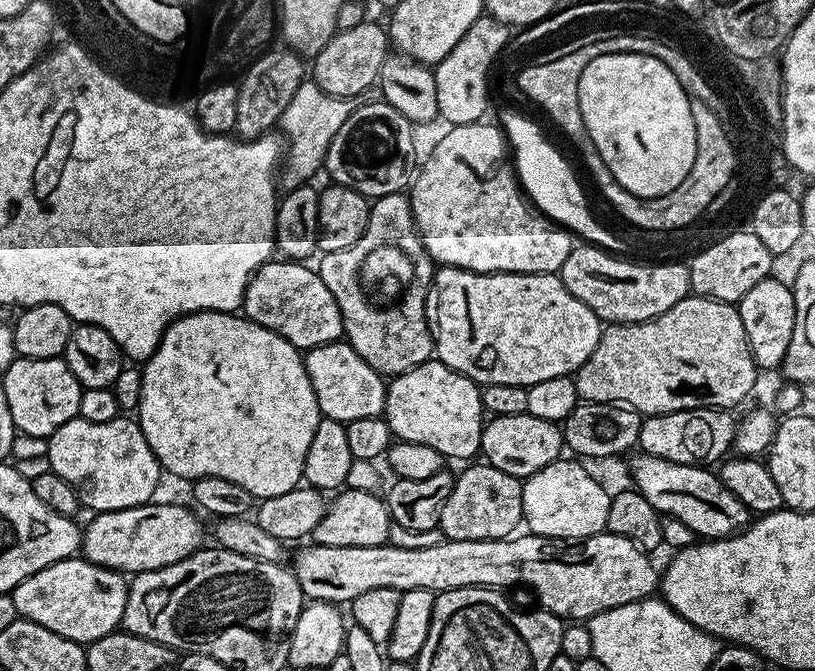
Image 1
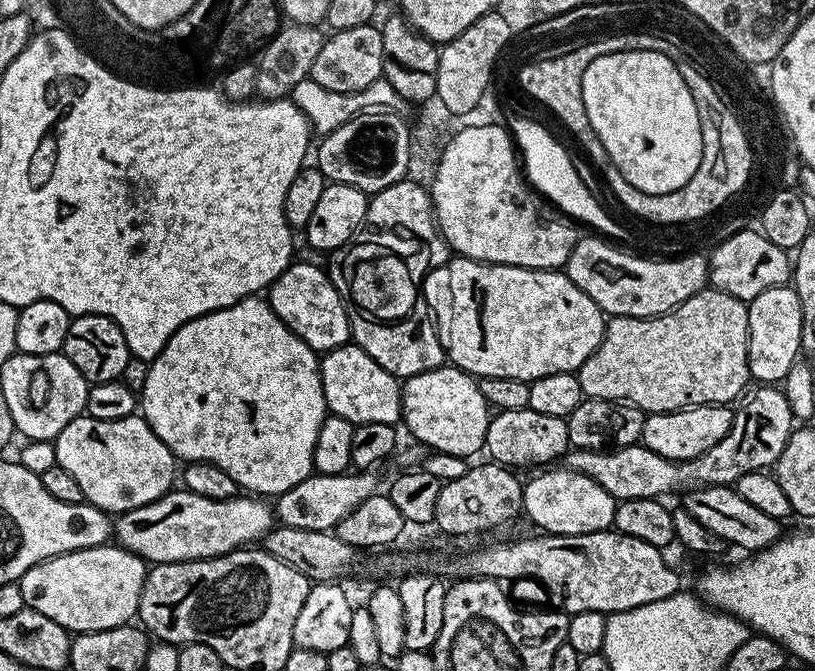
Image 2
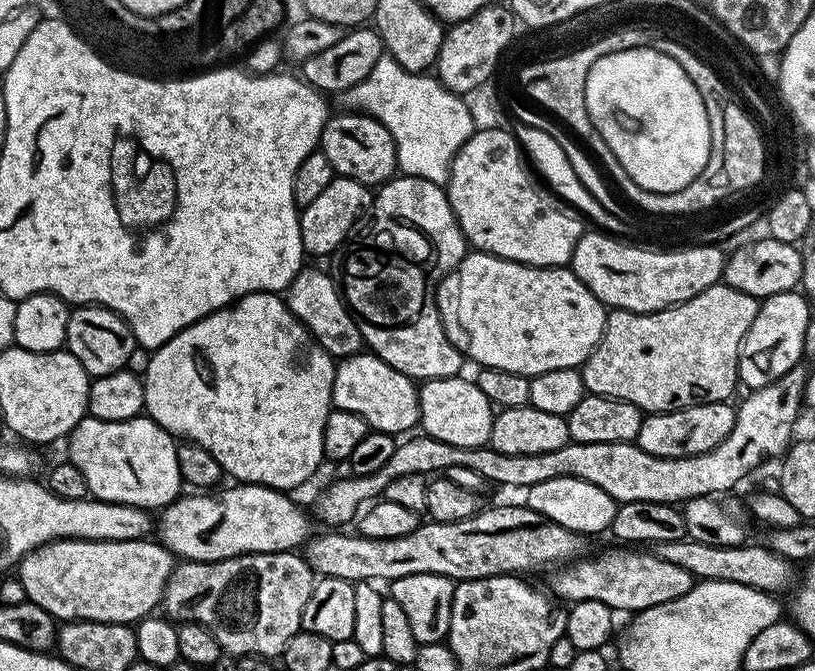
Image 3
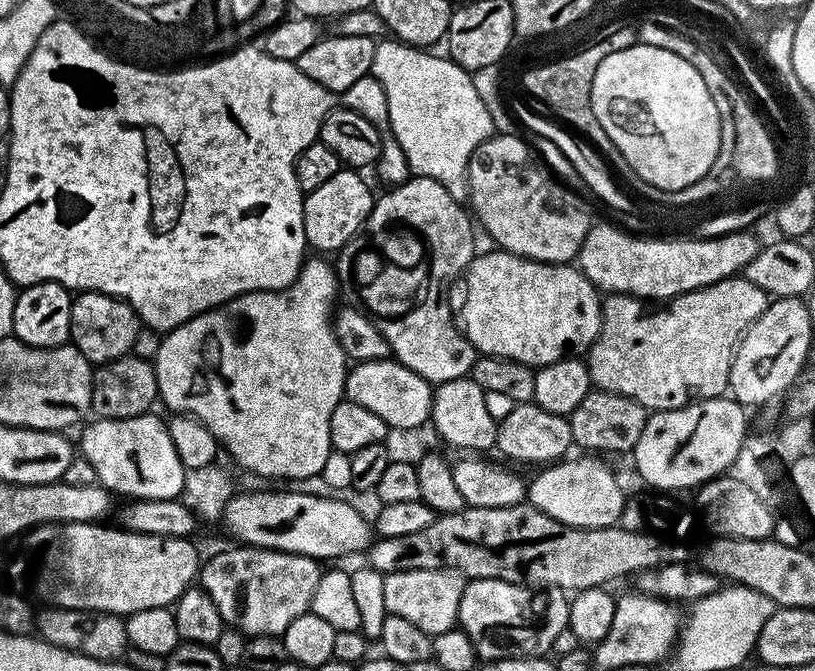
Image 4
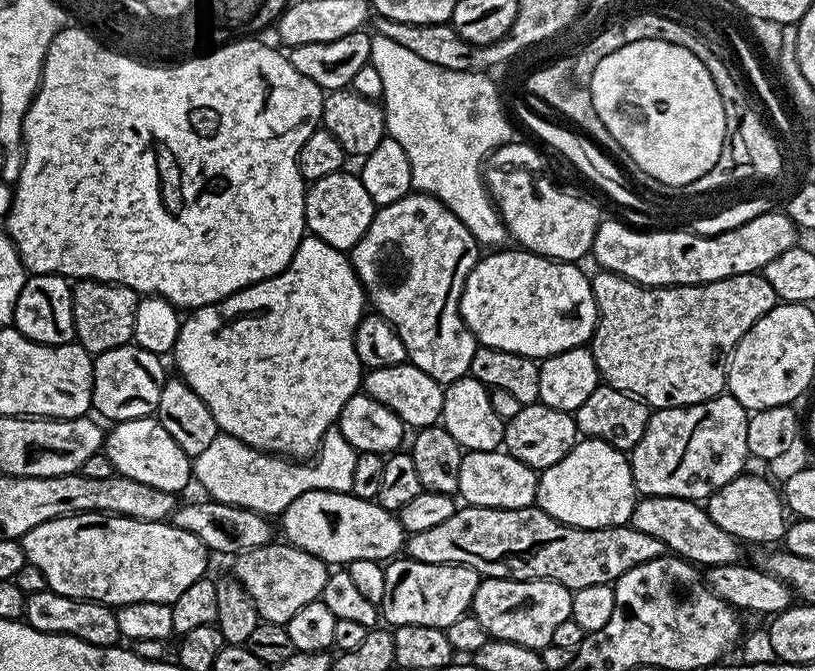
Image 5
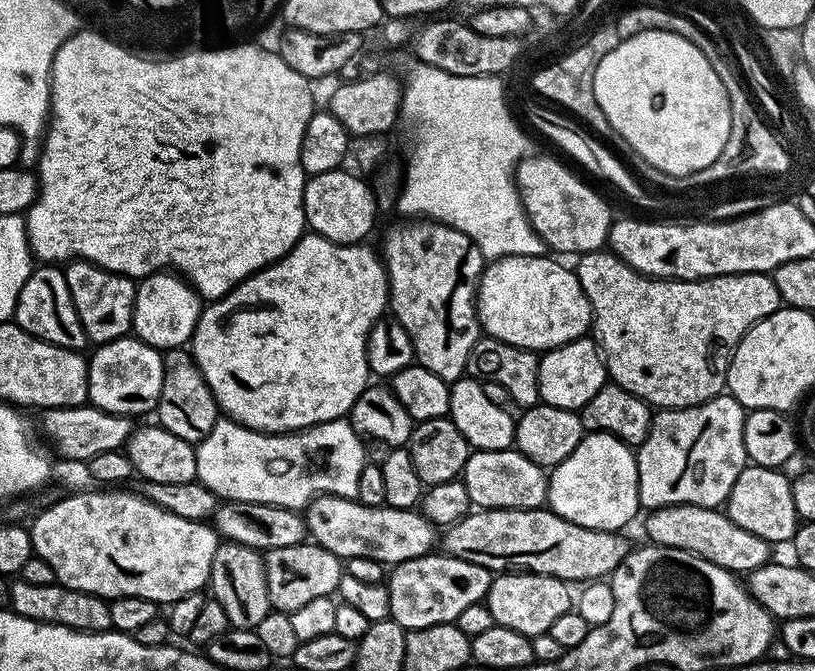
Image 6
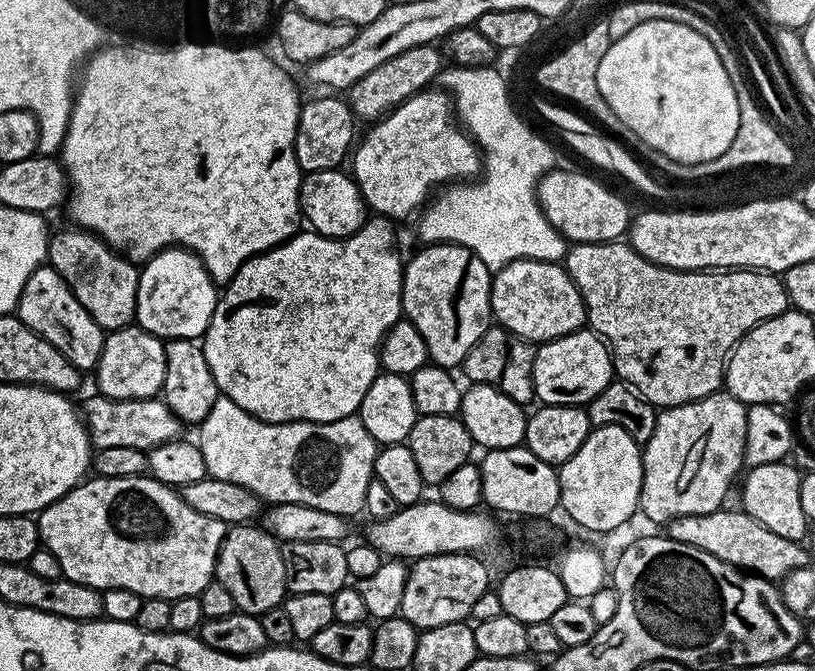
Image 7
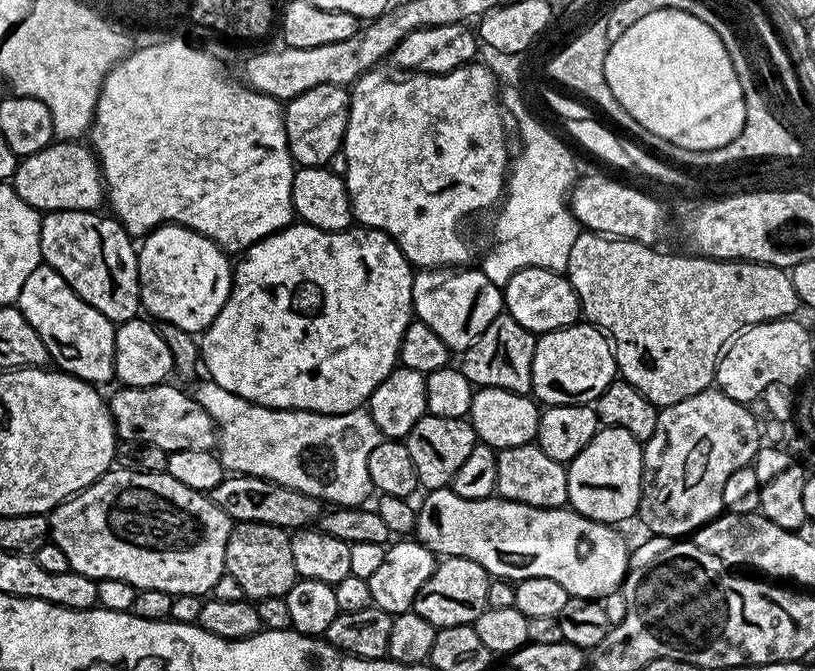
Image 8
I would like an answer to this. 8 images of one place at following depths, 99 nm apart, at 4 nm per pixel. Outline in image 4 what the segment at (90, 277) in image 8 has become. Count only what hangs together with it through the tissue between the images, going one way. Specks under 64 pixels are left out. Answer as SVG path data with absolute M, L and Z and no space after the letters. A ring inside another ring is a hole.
M82 292L72 301L72 309L70 310L70 343L94 366L109 364L118 358L129 355L136 341L136 335L141 331L142 325L139 316L136 315L136 312L125 300L117 300L116 297L107 296L101 292Z

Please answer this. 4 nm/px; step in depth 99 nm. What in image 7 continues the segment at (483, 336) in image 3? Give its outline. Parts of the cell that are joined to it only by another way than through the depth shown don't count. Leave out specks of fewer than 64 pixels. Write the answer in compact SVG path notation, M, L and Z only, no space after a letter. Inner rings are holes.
M515 260L499 269L492 278L492 314L499 327L533 342L557 340L559 336L581 331L586 324L584 299L568 277L568 269L551 260Z

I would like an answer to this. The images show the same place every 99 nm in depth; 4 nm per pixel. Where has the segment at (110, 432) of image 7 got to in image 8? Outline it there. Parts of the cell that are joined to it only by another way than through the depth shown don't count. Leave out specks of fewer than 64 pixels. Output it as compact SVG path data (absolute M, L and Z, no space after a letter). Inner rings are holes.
M172 382L146 386L145 388L117 387L117 392L107 397L108 412L116 435L128 446L149 444L163 452L178 450L213 451L218 444L218 429L210 414L197 402L195 395L175 388Z

